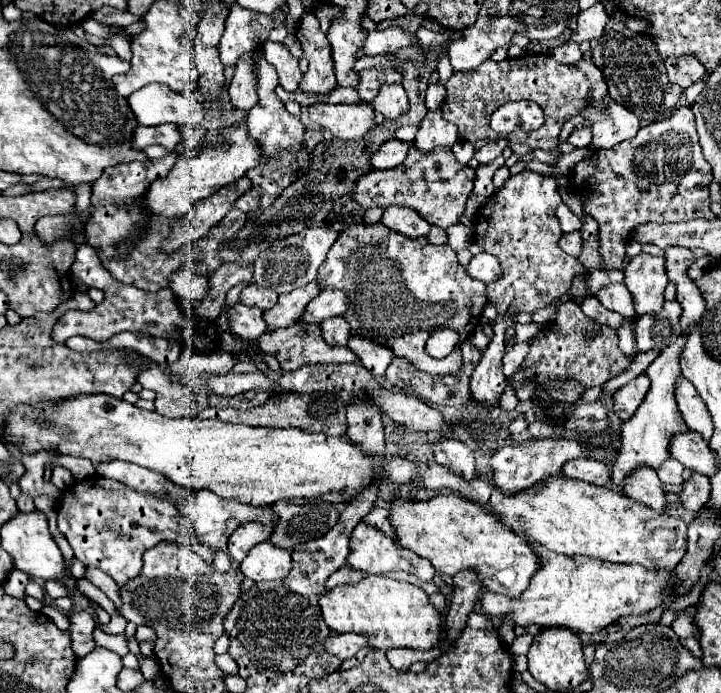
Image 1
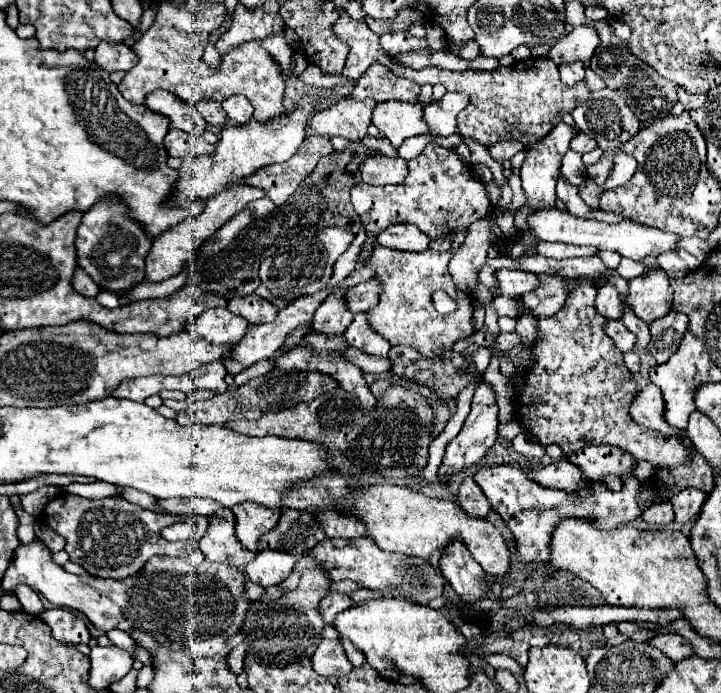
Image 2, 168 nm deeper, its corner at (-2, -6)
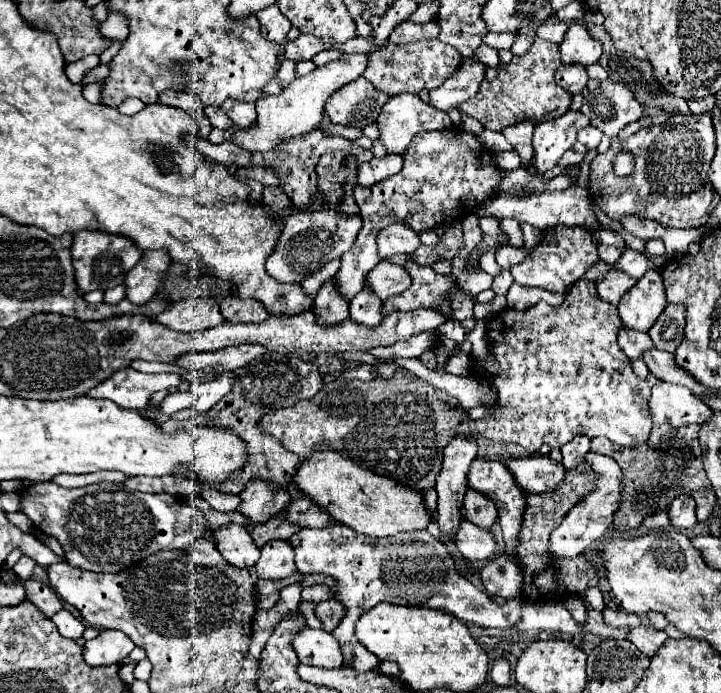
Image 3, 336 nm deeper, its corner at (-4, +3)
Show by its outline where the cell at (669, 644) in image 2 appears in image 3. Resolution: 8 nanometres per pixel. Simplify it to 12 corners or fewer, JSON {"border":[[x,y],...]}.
{"border":[[637,626],[627,632],[627,640],[649,656],[669,636],[663,630]]}

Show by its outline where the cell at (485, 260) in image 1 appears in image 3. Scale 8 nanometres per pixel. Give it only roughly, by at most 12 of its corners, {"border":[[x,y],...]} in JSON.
{"border":[[581,226],[543,230],[515,282],[565,294],[597,262]]}

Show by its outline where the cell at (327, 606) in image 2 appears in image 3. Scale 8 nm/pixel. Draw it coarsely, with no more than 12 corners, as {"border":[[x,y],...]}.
{"border":[[335,600],[319,602],[315,616],[323,630],[333,632],[343,616]]}

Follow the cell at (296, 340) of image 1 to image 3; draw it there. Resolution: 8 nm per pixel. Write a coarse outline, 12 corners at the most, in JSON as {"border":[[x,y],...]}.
{"border":[[435,332],[369,350],[377,358],[419,358]]}

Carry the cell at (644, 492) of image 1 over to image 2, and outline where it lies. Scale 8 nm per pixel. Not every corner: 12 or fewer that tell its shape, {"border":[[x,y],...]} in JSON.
{"border":[[589,445],[569,461],[593,481],[623,479],[639,463],[613,445]]}

